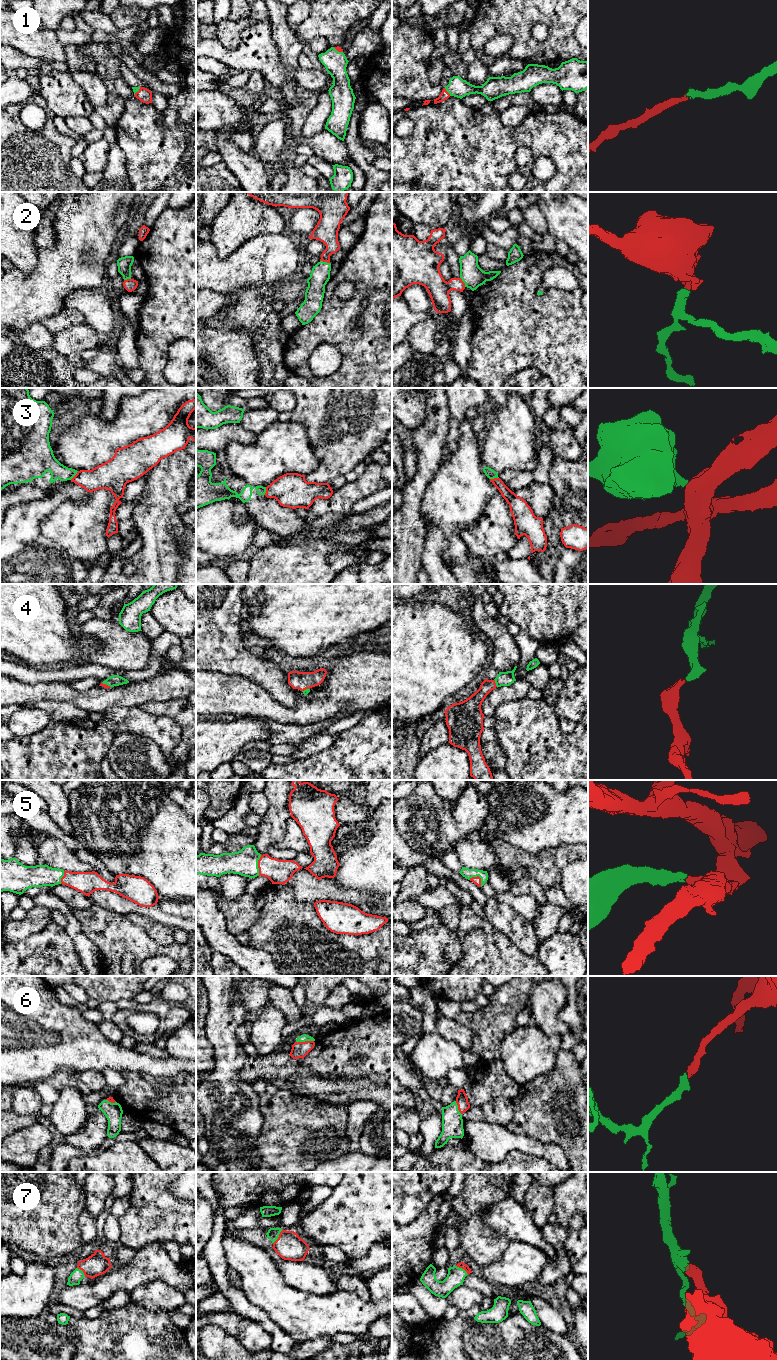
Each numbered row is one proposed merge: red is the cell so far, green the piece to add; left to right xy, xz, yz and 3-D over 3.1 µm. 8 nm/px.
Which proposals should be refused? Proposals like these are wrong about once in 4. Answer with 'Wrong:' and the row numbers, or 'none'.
Wrong: 3

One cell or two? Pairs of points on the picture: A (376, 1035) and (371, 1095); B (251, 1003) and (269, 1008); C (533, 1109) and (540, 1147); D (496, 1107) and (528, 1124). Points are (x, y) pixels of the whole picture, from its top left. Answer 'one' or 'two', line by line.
A: two
B: two
C: two
D: two

